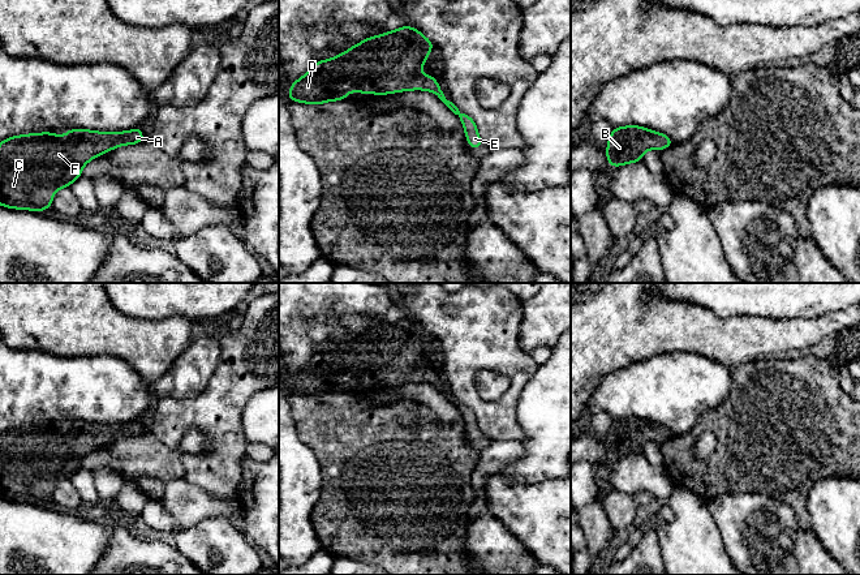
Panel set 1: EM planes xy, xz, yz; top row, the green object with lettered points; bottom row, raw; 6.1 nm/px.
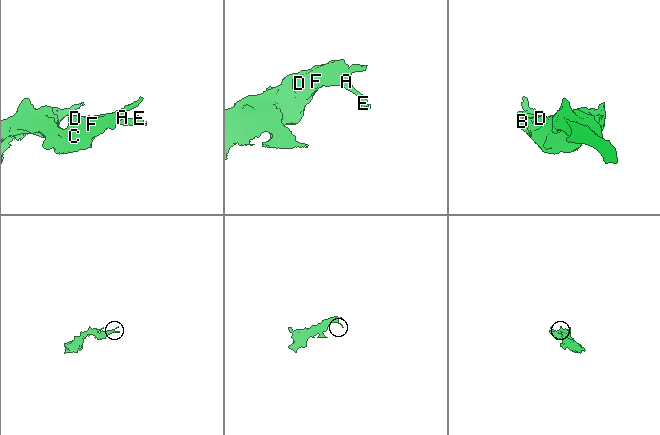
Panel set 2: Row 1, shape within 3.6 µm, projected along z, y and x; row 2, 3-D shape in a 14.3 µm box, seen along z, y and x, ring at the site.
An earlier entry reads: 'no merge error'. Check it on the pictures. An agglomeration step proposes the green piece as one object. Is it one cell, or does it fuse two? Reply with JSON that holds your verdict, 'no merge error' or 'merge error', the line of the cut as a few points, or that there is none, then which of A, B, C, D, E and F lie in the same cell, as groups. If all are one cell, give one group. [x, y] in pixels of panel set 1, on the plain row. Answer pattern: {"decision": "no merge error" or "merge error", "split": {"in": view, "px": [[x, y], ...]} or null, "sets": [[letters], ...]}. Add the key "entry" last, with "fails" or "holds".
{"decision": "no merge error", "split": null, "sets": [["A", "B", "C", "D", "E", "F"]], "entry": "holds"}

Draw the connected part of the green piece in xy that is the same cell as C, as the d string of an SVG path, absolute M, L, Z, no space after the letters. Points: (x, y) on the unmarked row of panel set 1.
M142 419L126 424L104 425L68 421L65 428L53 424L21 426L0 434L0 498L42 505L52 499L56 482L72 477L86 455L119 438L141 435Z

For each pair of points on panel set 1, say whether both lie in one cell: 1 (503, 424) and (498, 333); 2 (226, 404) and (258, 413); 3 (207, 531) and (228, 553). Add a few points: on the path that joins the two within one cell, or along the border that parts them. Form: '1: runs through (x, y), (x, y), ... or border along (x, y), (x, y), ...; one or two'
1: runs through (508, 402), (515, 390), (515, 365), (504, 355); one
2: border along (265, 389), (256, 393), (243, 411), (244, 440); two
3: runs through (211, 536), (223, 548); one

